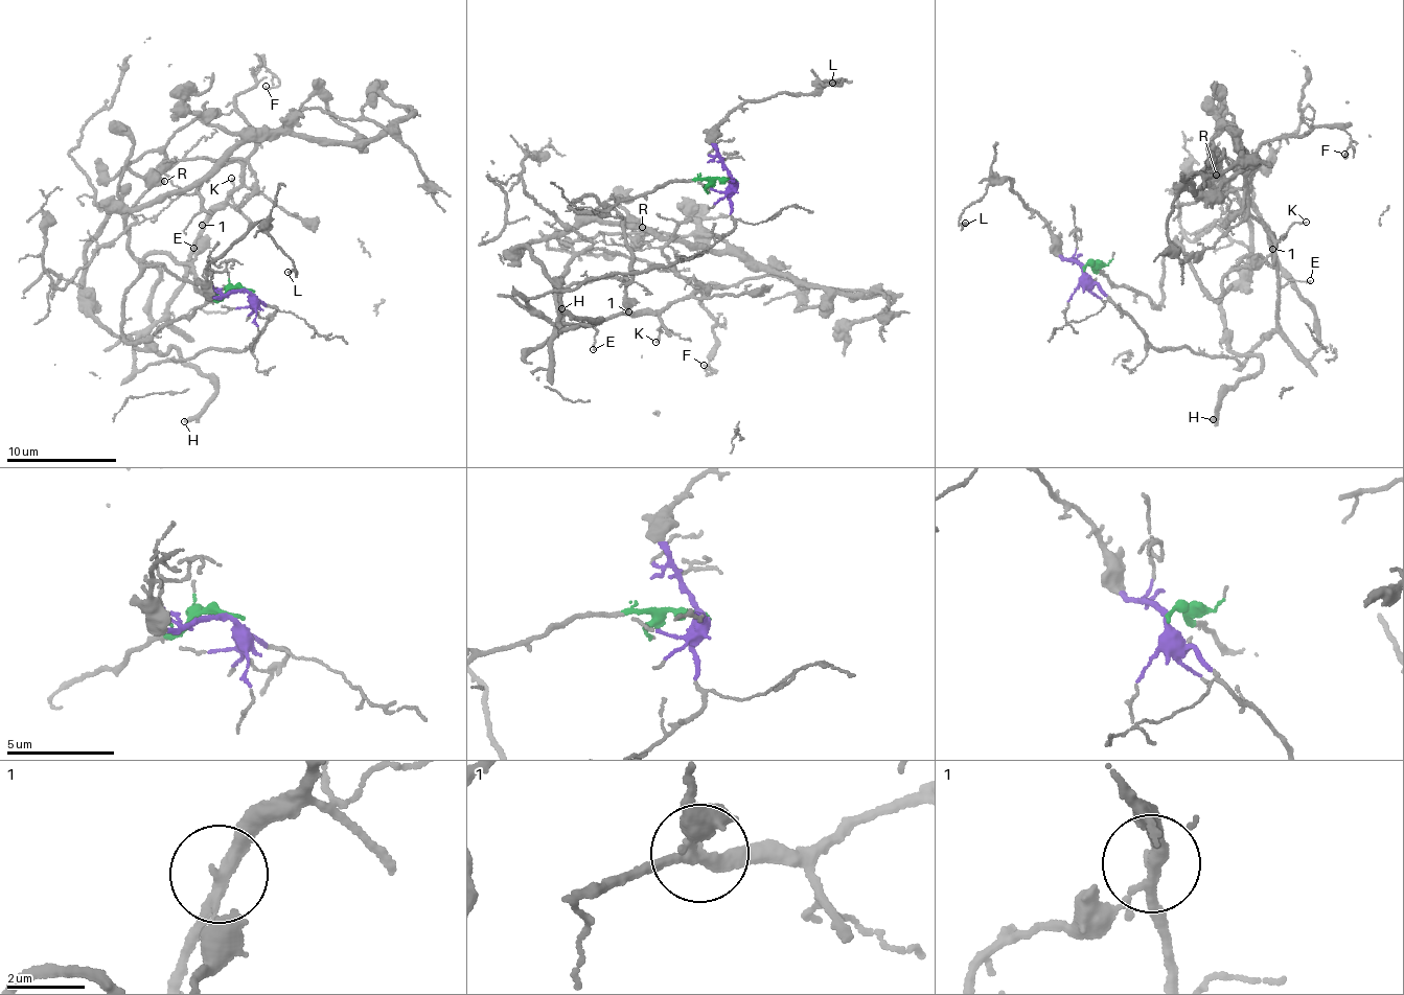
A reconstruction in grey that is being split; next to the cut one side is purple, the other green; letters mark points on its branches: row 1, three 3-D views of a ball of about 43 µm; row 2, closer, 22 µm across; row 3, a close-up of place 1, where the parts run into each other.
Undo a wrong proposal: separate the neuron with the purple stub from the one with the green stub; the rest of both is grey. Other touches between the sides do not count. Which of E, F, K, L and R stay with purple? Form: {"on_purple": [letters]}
{"on_purple": ["E", "F", "K", "L"]}

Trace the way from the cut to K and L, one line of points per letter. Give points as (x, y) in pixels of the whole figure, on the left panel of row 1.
K: (247, 288), (276, 309), (240, 350), (138, 370), (138, 340), (166, 316), (202, 225), (233, 205), (230, 178)
L: (247, 288), (216, 296), (206, 276), (207, 267), (259, 223), (290, 260), (294, 271), (286, 273)

